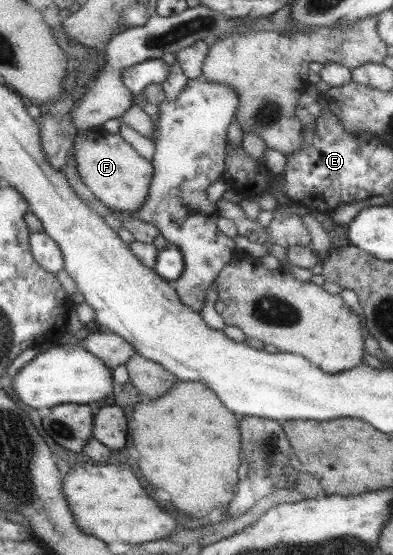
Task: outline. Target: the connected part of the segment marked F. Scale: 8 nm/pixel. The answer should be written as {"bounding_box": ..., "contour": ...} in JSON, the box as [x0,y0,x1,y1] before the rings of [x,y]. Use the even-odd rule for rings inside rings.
{"bounding_box":[70,126,153,213],"contour":[[[102,126],[78,132],[74,135],[70,153],[81,181],[104,206],[114,211],[131,213],[144,202],[153,166],[118,133],[110,134]]]}

